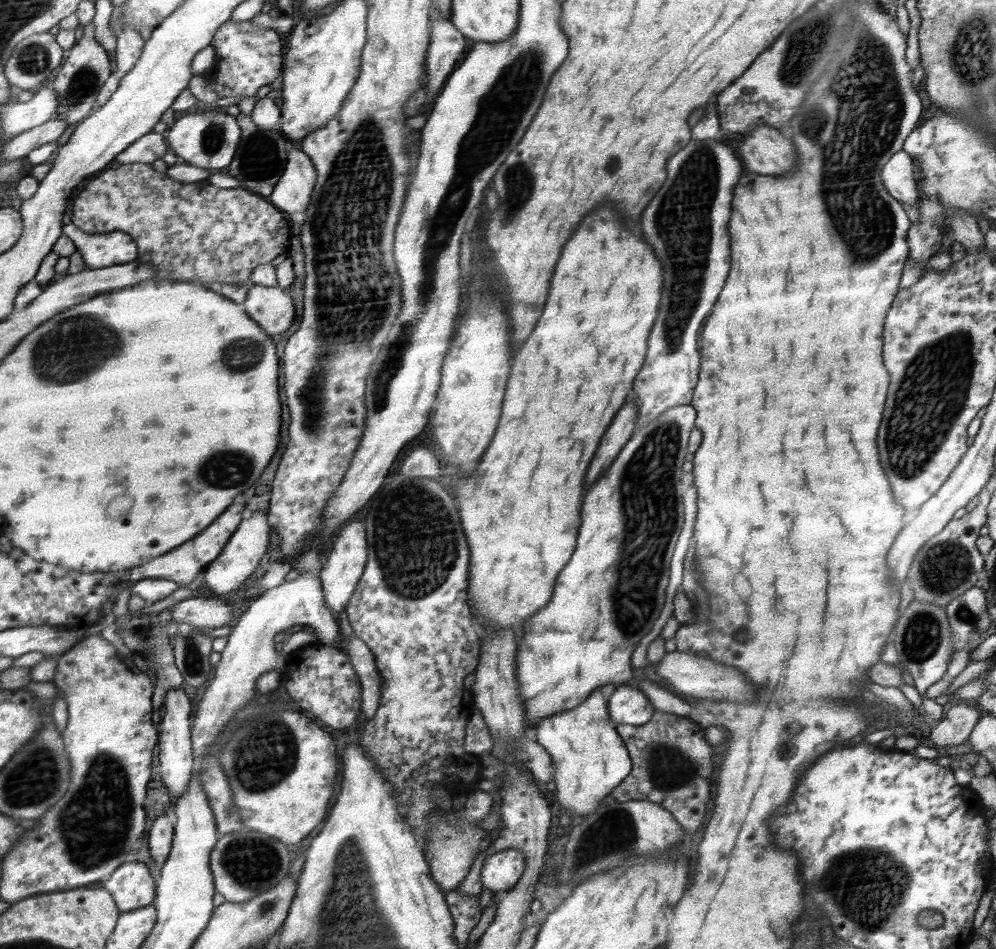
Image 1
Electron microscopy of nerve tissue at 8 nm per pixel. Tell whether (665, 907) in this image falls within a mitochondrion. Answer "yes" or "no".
no

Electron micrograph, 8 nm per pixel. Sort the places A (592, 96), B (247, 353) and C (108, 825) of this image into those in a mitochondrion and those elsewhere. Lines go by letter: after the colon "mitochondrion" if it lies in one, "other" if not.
A: other
B: mitochondrion
C: mitochondrion

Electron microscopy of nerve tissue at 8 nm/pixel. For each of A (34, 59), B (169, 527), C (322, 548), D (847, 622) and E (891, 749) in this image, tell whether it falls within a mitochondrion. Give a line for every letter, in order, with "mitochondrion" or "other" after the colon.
A: mitochondrion
B: other
C: other
D: other
E: other

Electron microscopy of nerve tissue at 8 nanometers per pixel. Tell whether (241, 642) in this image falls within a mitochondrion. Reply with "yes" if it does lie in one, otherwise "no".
no

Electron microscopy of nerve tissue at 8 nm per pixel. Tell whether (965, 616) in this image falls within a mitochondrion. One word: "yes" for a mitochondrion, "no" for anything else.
yes

